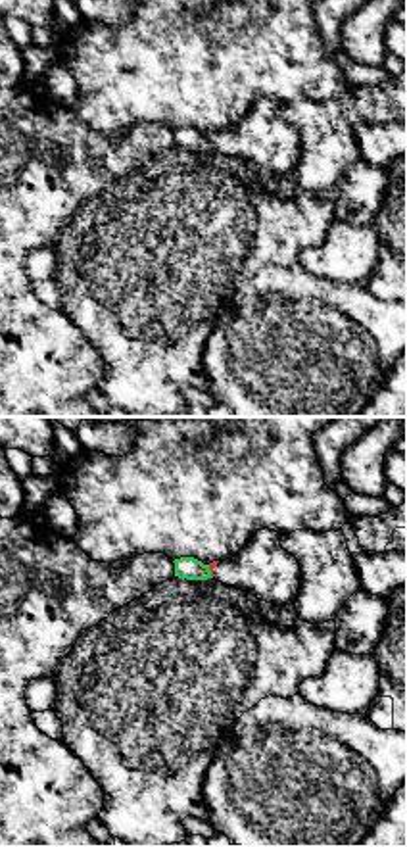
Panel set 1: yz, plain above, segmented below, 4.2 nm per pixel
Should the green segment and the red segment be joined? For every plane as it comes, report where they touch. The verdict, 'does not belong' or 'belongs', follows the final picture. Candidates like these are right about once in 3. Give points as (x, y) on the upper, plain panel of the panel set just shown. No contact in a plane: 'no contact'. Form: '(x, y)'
(210, 141)

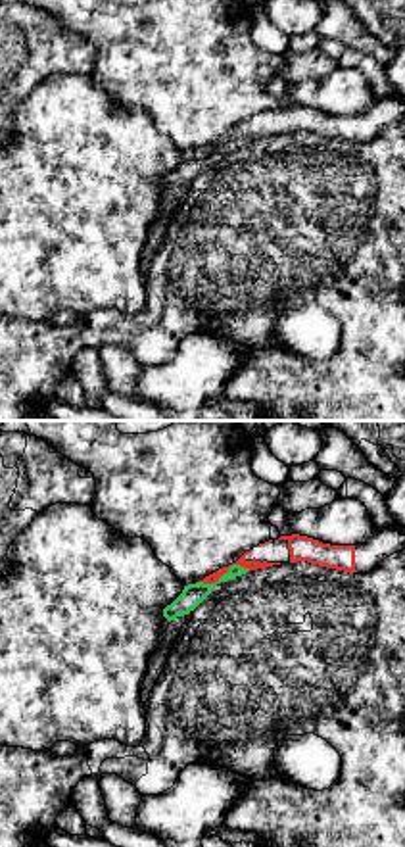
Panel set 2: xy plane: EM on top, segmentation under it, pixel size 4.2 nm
(227, 143)

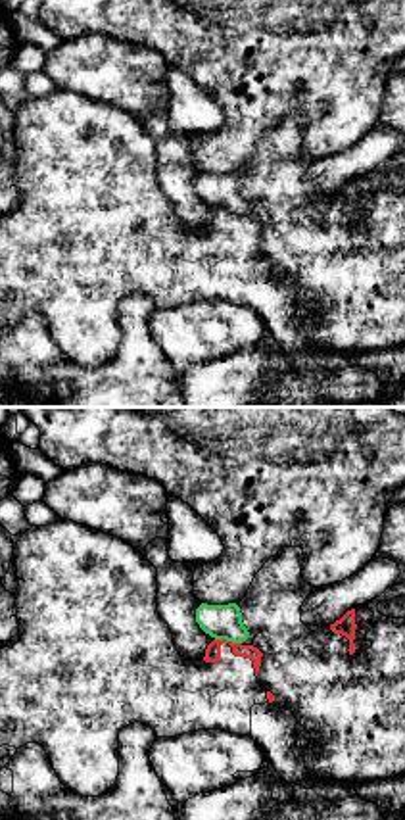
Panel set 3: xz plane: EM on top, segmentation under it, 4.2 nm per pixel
(229, 210)

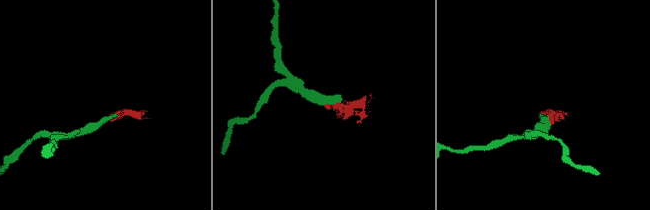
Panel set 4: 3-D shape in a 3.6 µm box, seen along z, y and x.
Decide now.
does not belong

